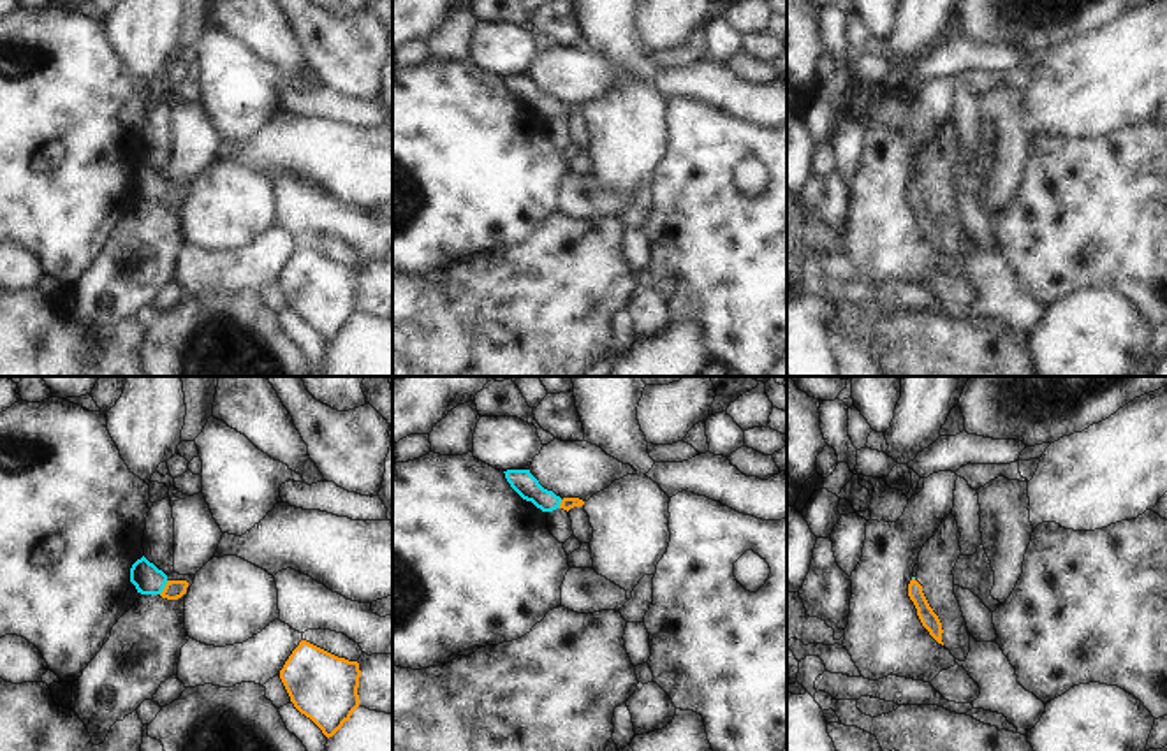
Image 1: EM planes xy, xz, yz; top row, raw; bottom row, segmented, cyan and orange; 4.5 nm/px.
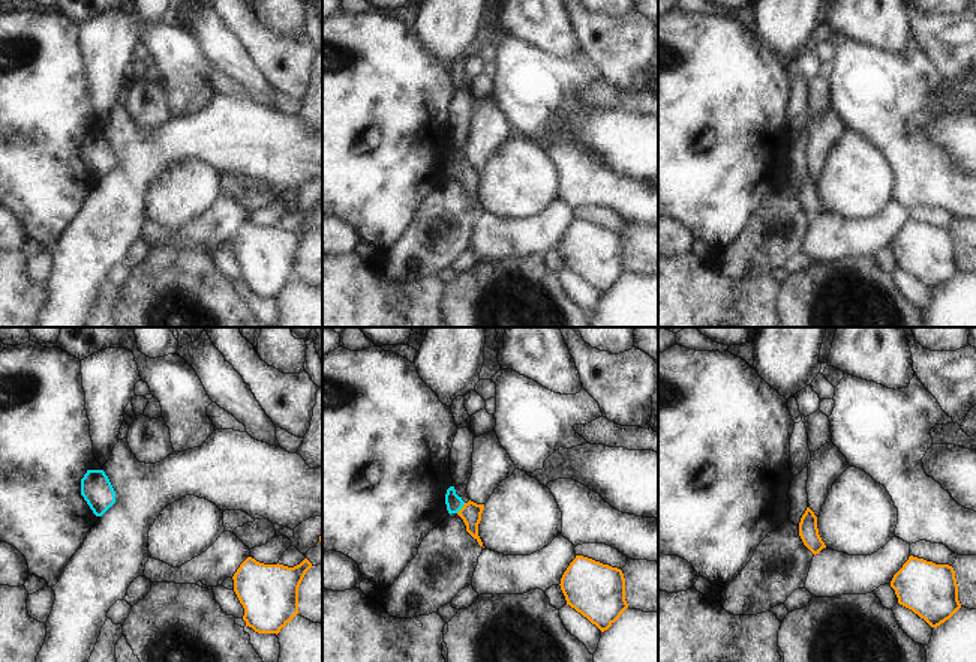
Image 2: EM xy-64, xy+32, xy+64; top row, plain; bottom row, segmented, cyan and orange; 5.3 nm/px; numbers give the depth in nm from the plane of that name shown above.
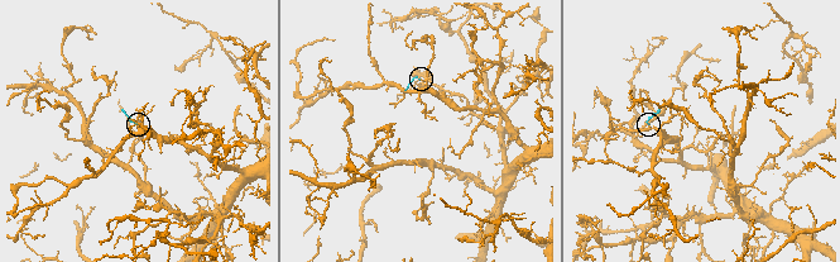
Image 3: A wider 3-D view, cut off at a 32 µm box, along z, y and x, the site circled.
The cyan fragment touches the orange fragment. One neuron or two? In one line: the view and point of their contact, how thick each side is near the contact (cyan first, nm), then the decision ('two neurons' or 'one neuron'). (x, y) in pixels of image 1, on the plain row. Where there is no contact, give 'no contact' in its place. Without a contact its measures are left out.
xy (164, 192) | 140/90 nm | one neuron

